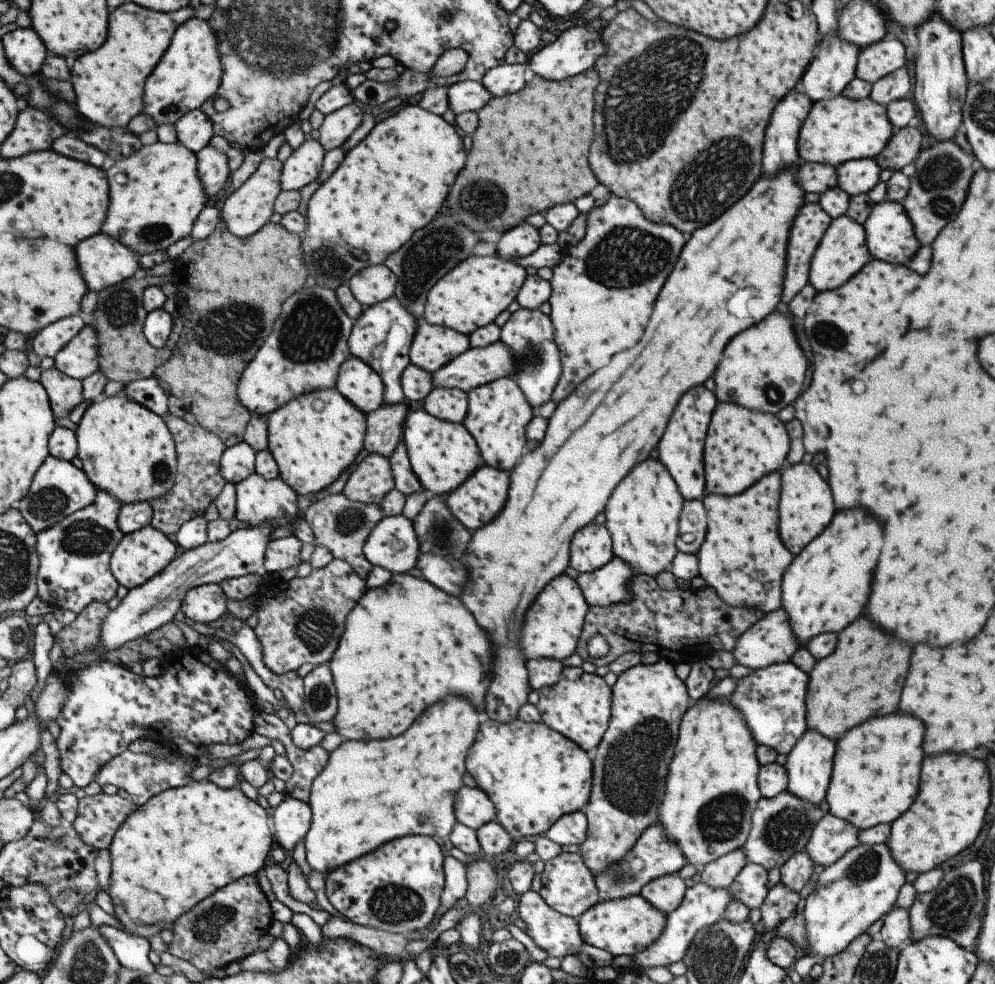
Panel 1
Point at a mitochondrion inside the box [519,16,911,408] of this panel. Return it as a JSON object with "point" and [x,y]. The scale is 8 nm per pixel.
{"point":[663,81]}

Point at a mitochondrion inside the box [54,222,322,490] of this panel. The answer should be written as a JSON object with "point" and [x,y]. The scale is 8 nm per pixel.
{"point":[231,331]}

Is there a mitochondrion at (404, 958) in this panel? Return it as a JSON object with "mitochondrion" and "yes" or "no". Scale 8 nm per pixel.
{"mitochondrion":"no"}

